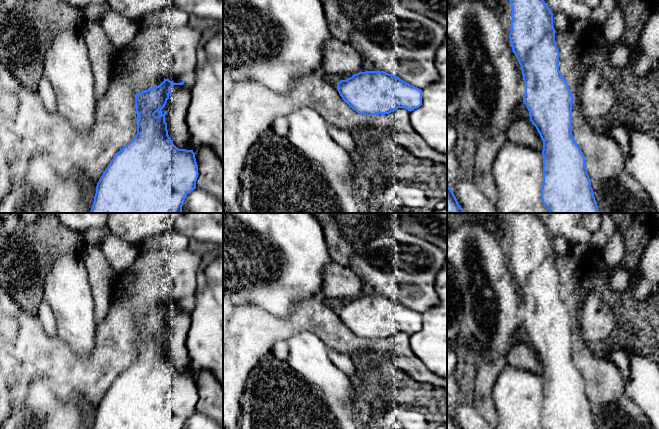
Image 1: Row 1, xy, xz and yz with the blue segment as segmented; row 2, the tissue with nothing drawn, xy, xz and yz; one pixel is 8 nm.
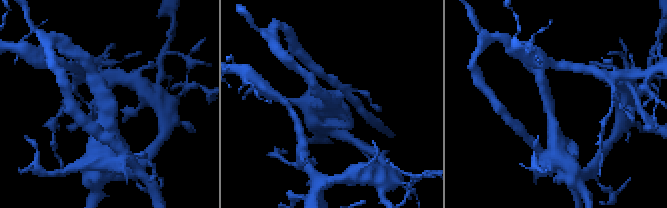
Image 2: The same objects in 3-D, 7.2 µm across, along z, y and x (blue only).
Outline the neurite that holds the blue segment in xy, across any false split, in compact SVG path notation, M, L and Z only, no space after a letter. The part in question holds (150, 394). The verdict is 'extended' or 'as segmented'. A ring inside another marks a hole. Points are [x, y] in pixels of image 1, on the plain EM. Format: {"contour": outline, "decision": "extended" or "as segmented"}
{"contour": "M164 302L164 305L160 309L148 314L144 314L135 319L135 345L137 348L137 358L126 370L124 370L115 378L103 396L96 410L93 429L183 429L186 420L196 412L196 405L199 397L195 377L193 374L179 373L173 368L171 362L168 359L167 347L165 346L165 339L167 338L167 335L164 337L162 336L162 333L165 331L167 324L169 323L169 318L171 317L170 313L173 312L174 309L183 308L184 304L182 304L180 307L174 307L169 303Z", "decision": "as segmented"}

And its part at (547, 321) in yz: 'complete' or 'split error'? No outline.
complete

